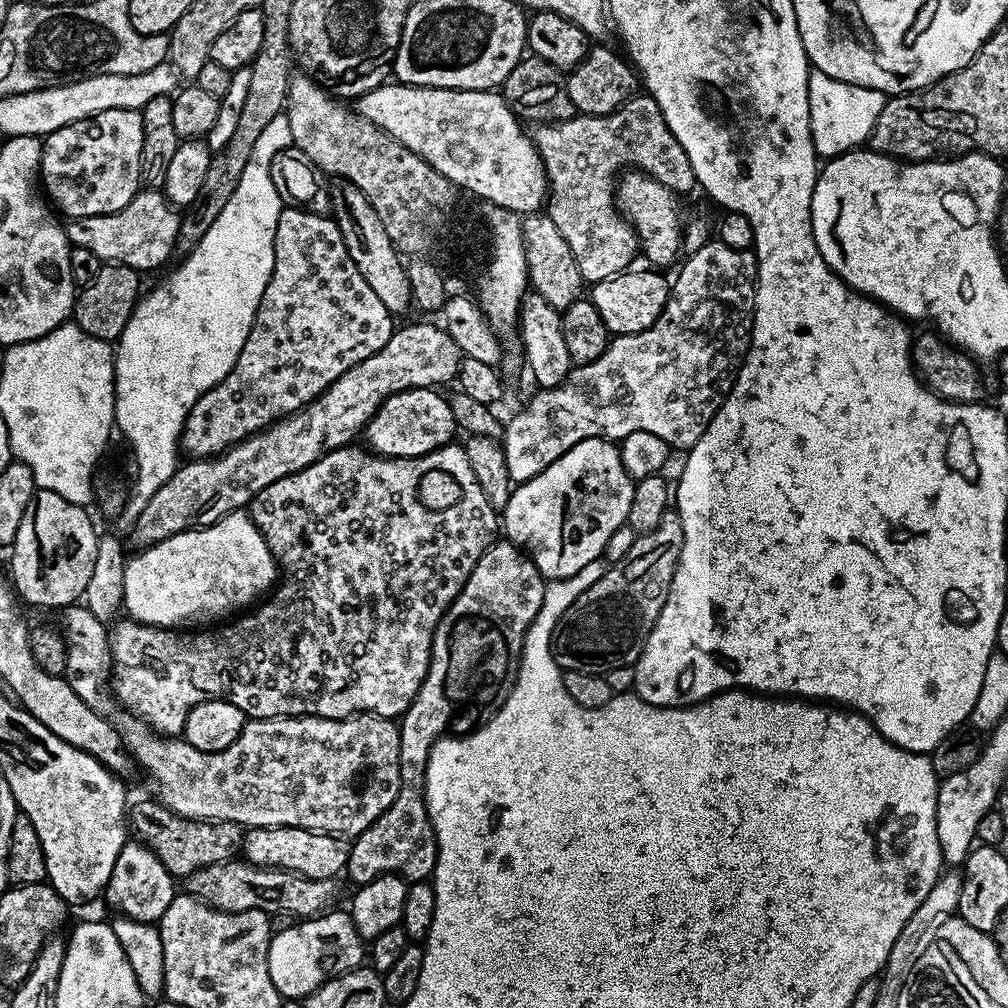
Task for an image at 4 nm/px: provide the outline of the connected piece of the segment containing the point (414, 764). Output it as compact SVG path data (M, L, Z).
M507 538L497 539L484 551L482 558L478 558L470 578L466 578L462 590L434 630L426 678L412 705L399 717L398 794L394 802L390 802L388 809L351 841L346 876L353 880L353 885L374 882L374 878L379 876L400 876L405 882L428 880L431 877L436 869L436 832L432 828L424 801L424 771L428 765L428 755L434 742L441 736L448 733L471 733L480 727L482 721L494 718L496 711L504 705L506 698L512 693L520 669L526 630L532 625L542 606L545 587L544 575L538 570L532 557Z

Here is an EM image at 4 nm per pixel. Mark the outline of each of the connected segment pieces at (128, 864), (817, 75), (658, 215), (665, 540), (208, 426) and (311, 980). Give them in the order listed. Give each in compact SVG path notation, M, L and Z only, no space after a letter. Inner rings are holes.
M126 842L118 854L118 862L114 862L114 874L110 874L110 882L106 889L106 897L117 908L121 917L156 924L162 918L166 906L178 895L178 884L174 877L162 866L160 859L144 844L139 842Z
M815 70L808 74L808 97L812 141L820 158L840 156L843 152L859 149L872 135L874 122L878 122L878 114L882 114L886 99L883 92L847 84Z
M639 170L625 171L619 177L616 186L617 205L621 213L626 217L628 223L632 225L632 229L636 232L637 237L642 241L642 256L645 256L652 263L649 265L660 266L656 264L672 263L675 265L677 263L676 255L681 255L684 230L682 227L682 219L680 220L680 200L681 197L677 193L669 190L666 186L662 186L662 182L658 182L653 176L647 176Z
M668 510L654 530L637 535L634 540L628 553L609 572L601 571L594 583L578 594L570 610L558 618L552 632L552 653L564 672L604 676L610 670L618 670L618 666L635 665L644 649L658 614L662 614L682 554L684 531L680 513ZM600 612L624 612L624 621L613 640L600 637L604 628Z
M288 206L281 211L278 218L278 226L274 234L274 270L270 282L266 286L266 290L262 294L262 302L258 302L258 310L256 317L252 323L250 334L246 338L246 342L242 346L242 350L238 354L238 358L234 362L234 366L230 370L230 374L226 374L226 378L222 378L220 384L216 384L210 390L206 390L206 394L202 394L198 398L198 402L194 402L194 406L190 410L190 414L184 423L184 429L180 435L180 448L183 455L188 458L211 458L220 455L234 444L240 443L246 437L252 436L255 432L267 426L274 424L276 421L283 419L285 416L297 412L314 399L323 394L335 380L342 378L342 374L346 374L346 370L350 370L350 366L358 366L358 362L362 362L366 358L370 358L374 354L378 354L378 350L382 350L382 346L386 346L386 342L394 331L394 316L388 312L386 306L382 304L381 299L370 290L370 285L358 274L358 269L354 266L353 259L350 258L349 251L346 250L346 244L343 242L342 234L339 232L333 217L328 214L318 212L308 212L305 208L299 206Z
M329 910L319 916L301 919L292 922L288 928L275 933L268 947L268 969L274 986L281 997L297 996L303 998L318 990L327 980L333 980L335 976L346 974L350 970L361 967L366 960L366 942L358 934L351 915L347 911L336 912Z

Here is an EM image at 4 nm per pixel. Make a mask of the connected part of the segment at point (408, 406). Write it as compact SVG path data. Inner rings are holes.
M411 388L410 390L406 390L405 392L399 392L398 394L394 394L390 398L386 398L386 402L383 406L380 407L374 414L374 418L370 423L368 423L366 429L366 437L368 436L368 444L367 447L371 449L373 453L382 455L382 456L425 456L427 452L434 452L437 448L442 448L446 444L453 443L454 434L457 435L458 429L456 423L454 422L454 414L450 410L450 406L448 405L447 399L442 395L439 396L439 391L433 390L431 388Z

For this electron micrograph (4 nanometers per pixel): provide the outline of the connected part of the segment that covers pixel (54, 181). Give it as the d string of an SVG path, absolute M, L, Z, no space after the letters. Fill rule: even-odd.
M139 108L102 110L102 114L54 130L43 137L42 143L42 188L47 199L65 212L65 217L114 214L141 191L142 111Z

